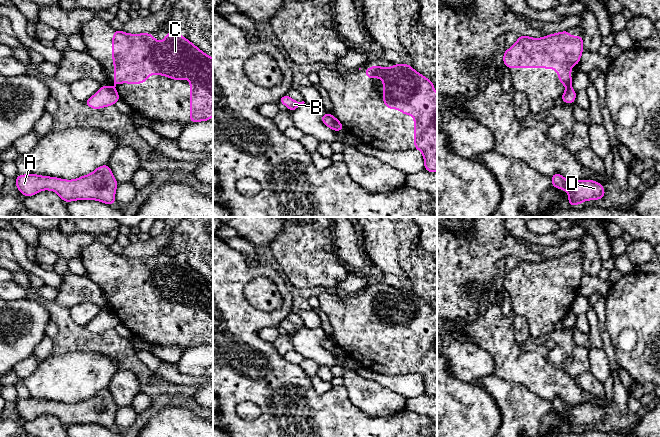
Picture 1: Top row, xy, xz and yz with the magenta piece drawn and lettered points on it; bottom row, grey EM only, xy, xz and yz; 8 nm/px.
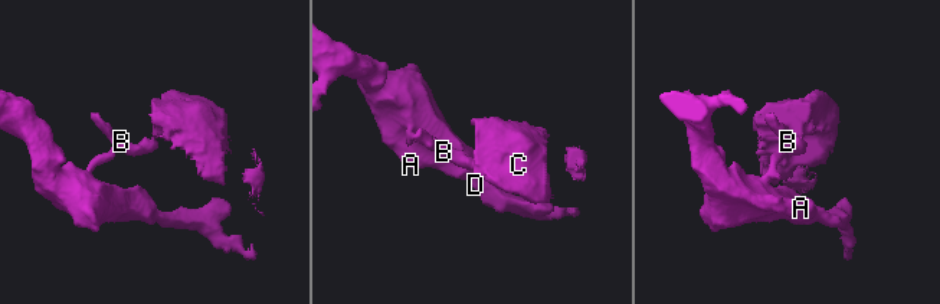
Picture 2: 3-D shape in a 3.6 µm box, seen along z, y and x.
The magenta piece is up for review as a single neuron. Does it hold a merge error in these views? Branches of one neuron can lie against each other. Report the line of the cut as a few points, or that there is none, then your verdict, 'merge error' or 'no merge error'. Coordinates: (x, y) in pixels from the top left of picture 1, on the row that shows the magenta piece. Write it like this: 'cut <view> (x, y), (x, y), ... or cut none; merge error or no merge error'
cut yz (570, 85), (567, 88); merge error

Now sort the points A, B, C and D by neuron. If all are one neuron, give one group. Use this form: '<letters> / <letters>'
A B D / C

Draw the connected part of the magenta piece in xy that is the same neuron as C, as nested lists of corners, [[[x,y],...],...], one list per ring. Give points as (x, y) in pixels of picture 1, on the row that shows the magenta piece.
[[[114,30],[112,58],[114,89],[120,83],[144,83],[152,74],[160,74],[173,80],[189,79],[190,123],[209,121],[213,116],[213,58],[180,34],[166,32],[164,41],[158,42],[151,33],[128,34]]]

